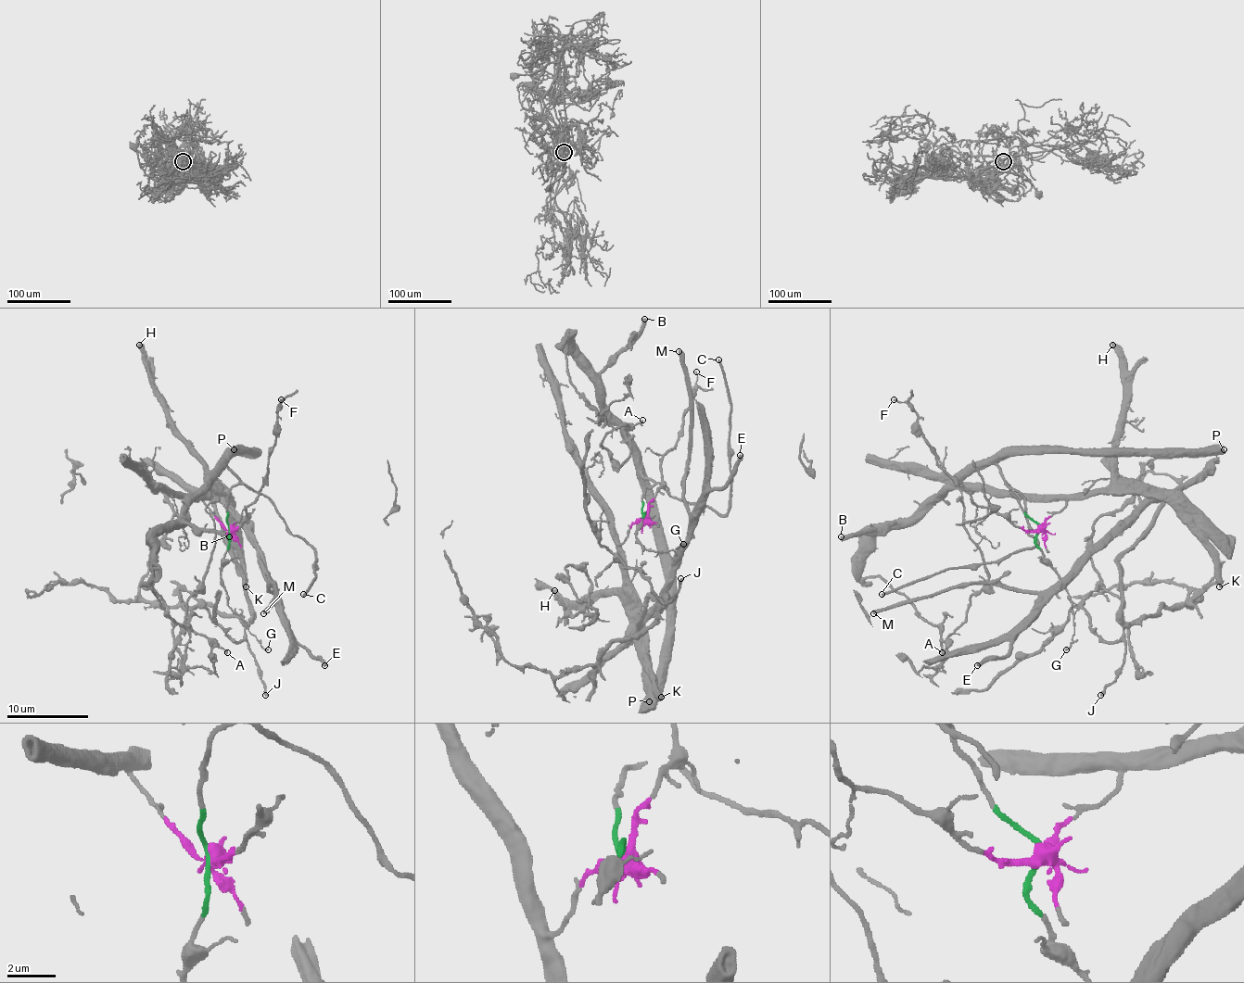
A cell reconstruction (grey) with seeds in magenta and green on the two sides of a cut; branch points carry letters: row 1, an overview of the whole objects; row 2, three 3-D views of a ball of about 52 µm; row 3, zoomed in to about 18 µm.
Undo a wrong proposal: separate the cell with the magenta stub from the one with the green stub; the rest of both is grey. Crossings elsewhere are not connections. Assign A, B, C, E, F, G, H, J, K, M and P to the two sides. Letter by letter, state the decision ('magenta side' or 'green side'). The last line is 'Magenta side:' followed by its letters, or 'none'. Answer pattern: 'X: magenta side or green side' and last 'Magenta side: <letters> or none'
A: green side
B: green side
C: green side
E: magenta side
F: magenta side
G: green side
H: magenta side
J: magenta side
K: magenta side
M: magenta side
P: green side
Magenta side: E, F, H, J, K, M

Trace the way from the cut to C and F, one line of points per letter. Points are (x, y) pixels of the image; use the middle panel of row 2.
C: (645, 517), (642, 495), (661, 485), (681, 501), (722, 515), (728, 510), (730, 399), (717, 359)
F: (645, 517), (649, 501), (661, 486), (661, 459), (675, 444), (683, 413), (691, 406), (697, 375), (695, 371)

